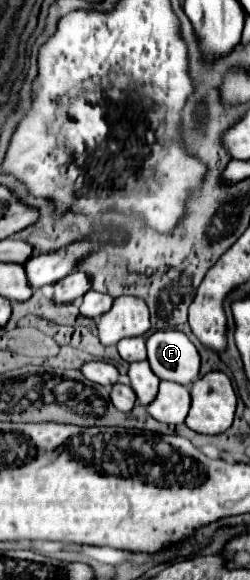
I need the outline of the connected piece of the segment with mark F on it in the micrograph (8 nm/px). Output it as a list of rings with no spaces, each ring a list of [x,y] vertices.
[[[155,331],[147,339],[147,359],[159,379],[187,385],[199,377],[199,353],[181,331]]]

